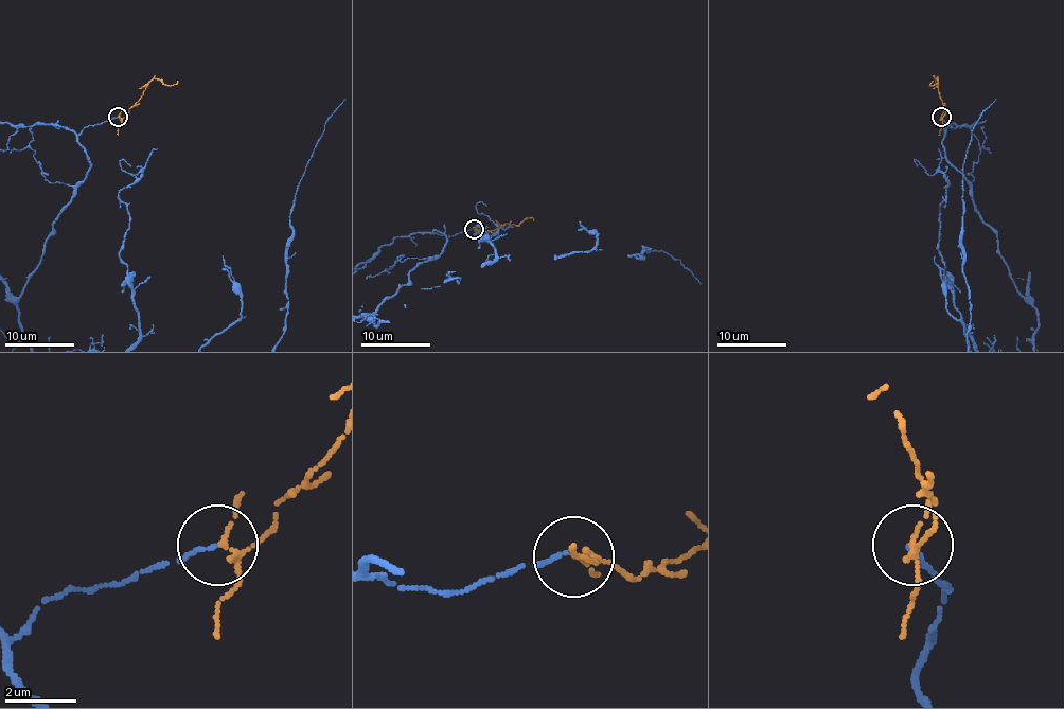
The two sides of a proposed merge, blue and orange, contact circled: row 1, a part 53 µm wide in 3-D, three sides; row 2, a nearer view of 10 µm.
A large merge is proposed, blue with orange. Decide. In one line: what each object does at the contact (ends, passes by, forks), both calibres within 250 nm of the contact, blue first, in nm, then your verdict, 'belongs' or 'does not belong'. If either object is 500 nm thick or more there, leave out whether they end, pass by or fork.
blue ends there; orange forks there; 90 nm thick on the blue side, 100 nm on the other; belongs

